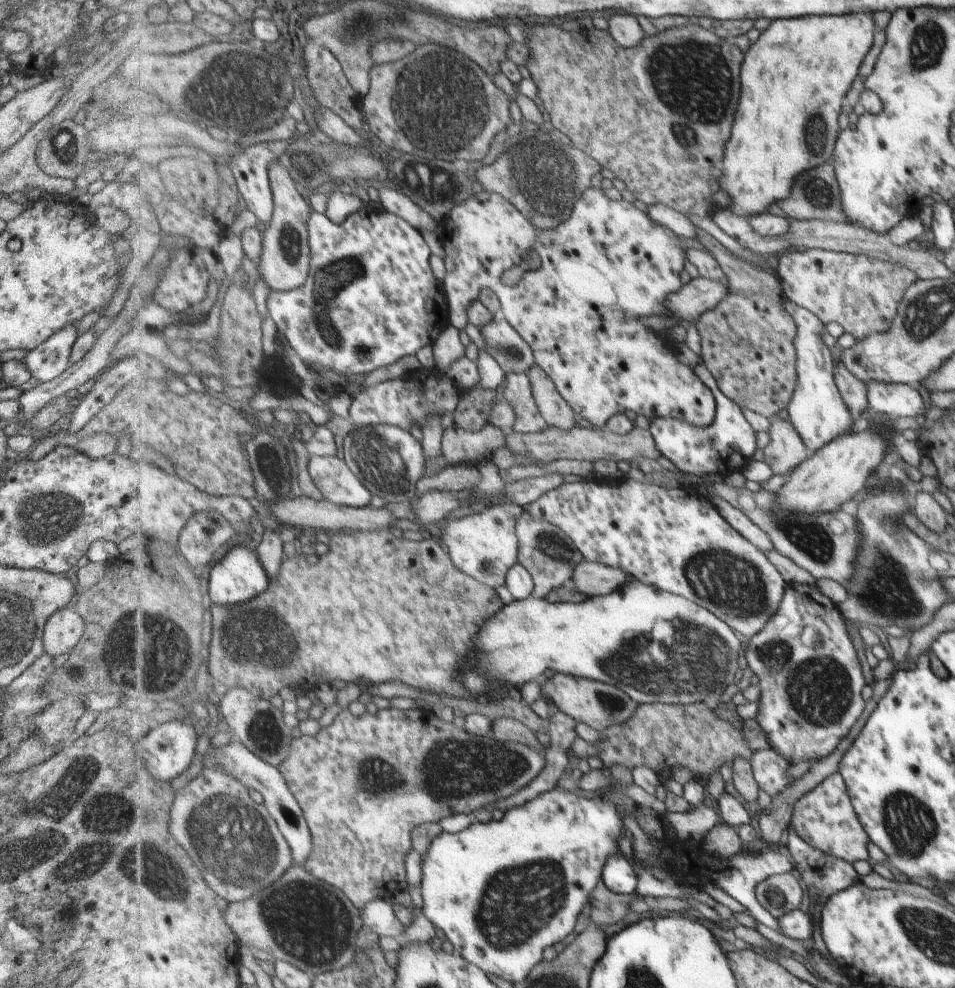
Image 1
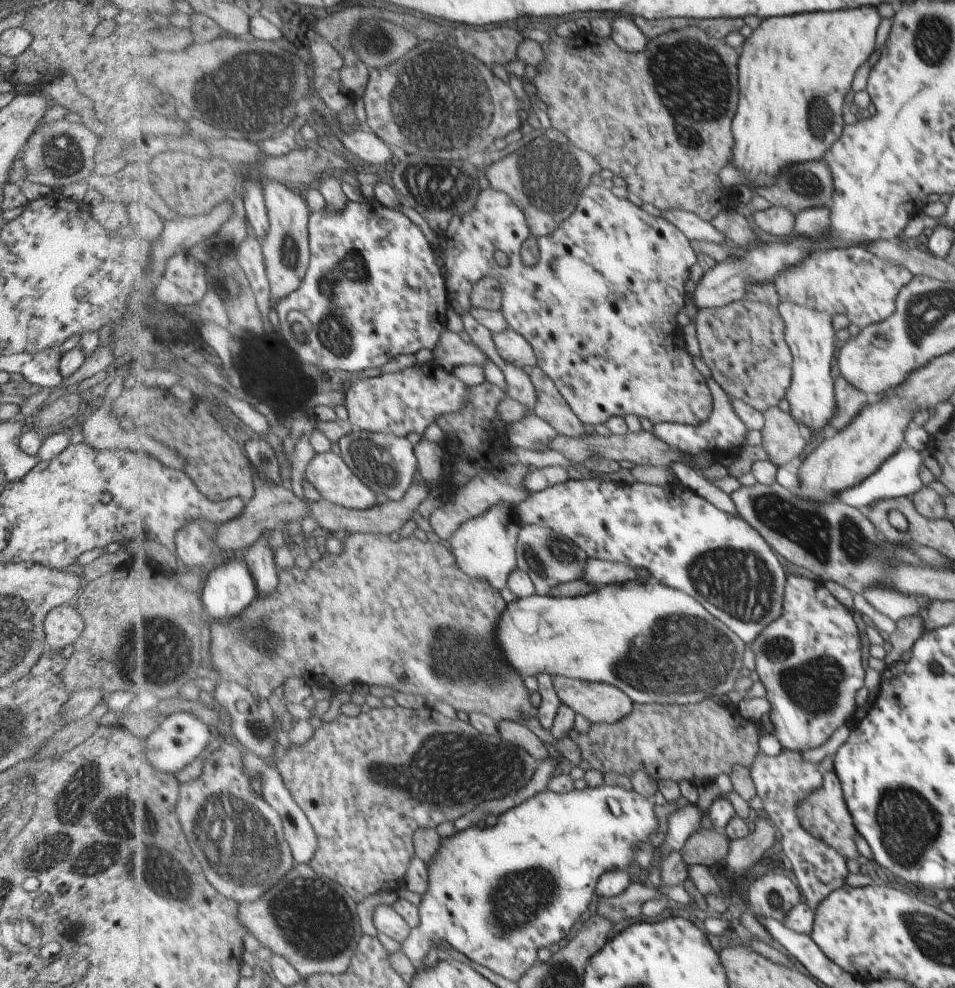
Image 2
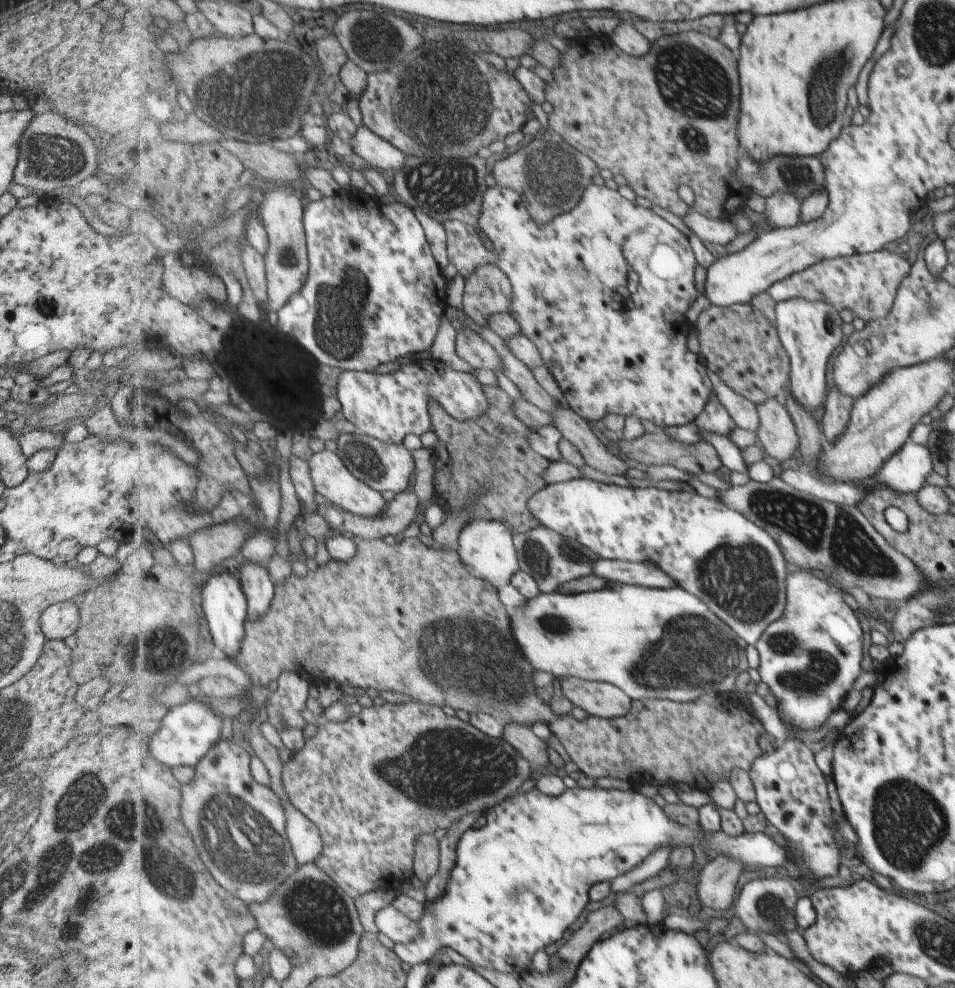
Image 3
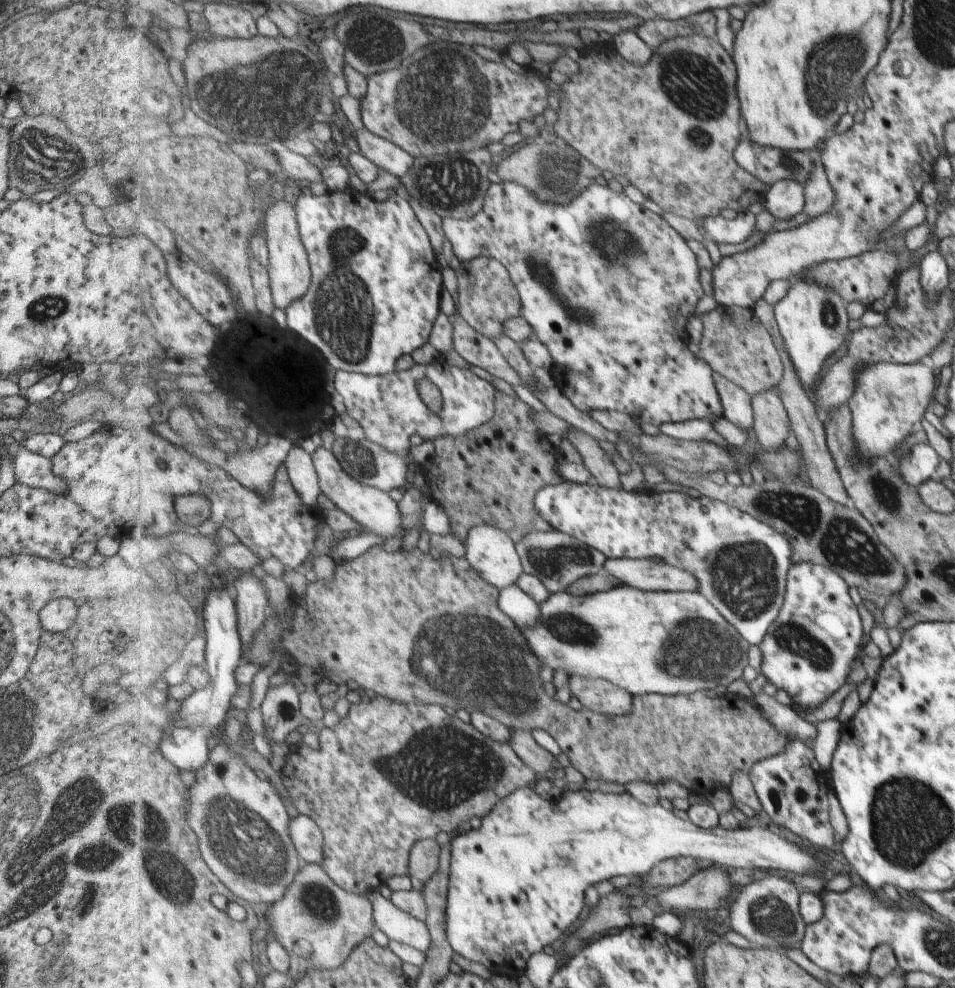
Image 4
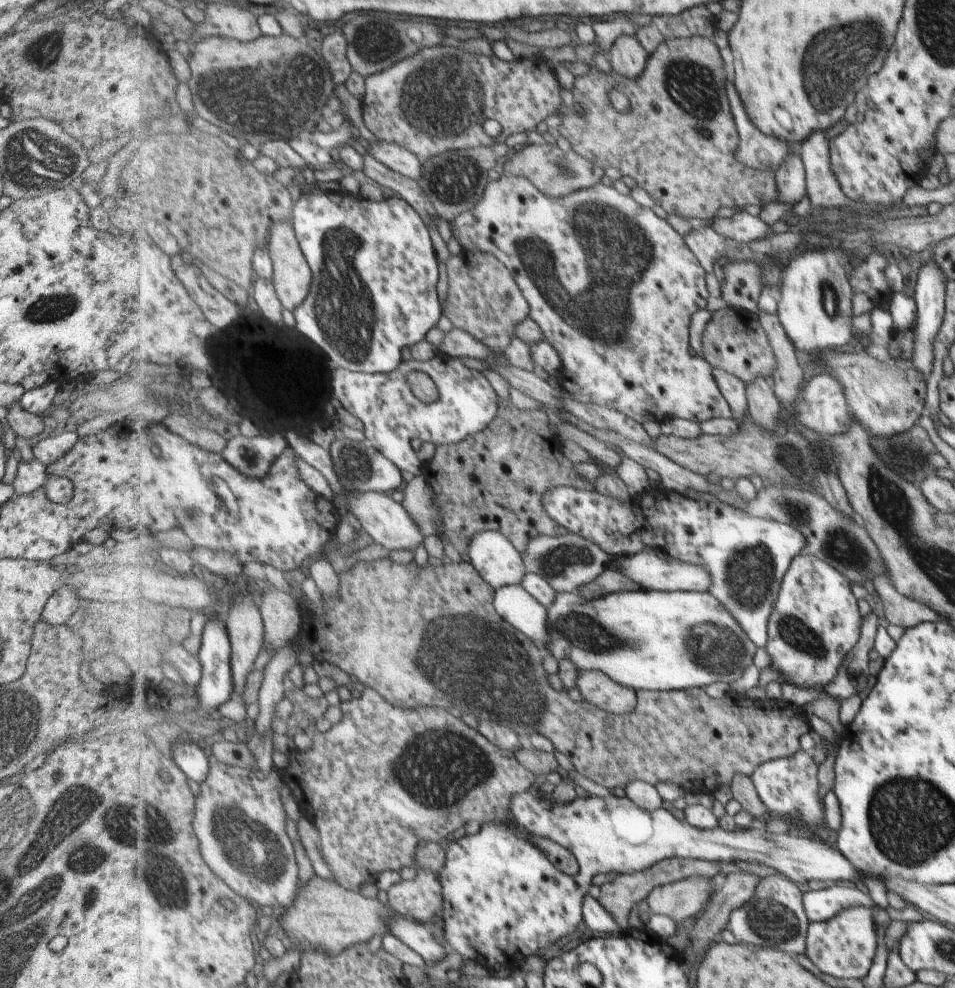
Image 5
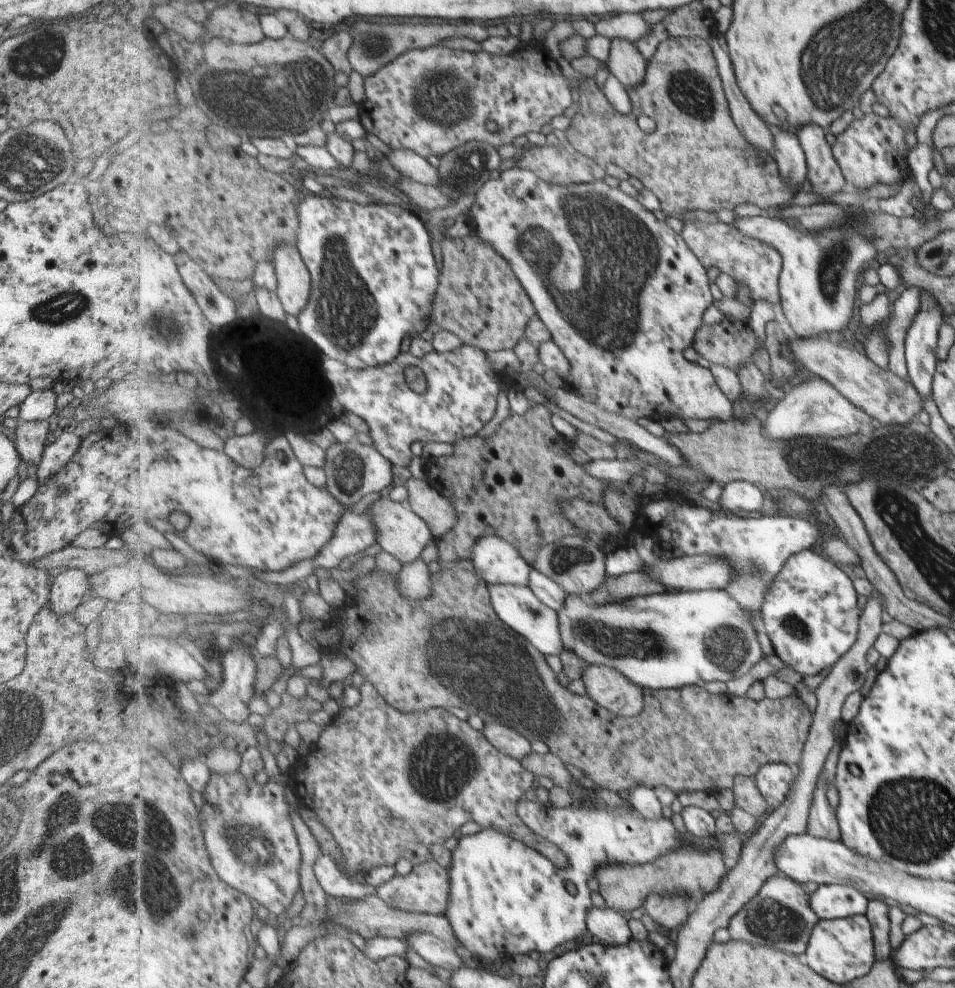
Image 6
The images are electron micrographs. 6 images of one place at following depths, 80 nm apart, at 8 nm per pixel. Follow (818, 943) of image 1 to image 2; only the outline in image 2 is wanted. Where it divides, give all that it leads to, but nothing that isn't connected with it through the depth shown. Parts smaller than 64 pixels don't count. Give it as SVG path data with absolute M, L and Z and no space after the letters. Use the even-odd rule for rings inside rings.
M783 749L774 756L761 751L752 770L764 808L781 830L784 852L791 860L802 894L806 896L807 905L816 914L818 906L831 892L846 885L849 871L846 859L841 854L815 839L800 824L797 813L800 800L823 783L823 773L819 771L819 765L804 762L801 755L802 753L790 749Z

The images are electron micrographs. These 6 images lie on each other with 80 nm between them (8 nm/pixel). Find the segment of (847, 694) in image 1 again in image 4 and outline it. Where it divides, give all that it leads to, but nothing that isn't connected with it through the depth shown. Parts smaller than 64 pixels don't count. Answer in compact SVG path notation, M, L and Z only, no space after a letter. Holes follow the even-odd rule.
M793 565L787 589L787 602L760 645L763 661L757 666L768 683L789 693L793 698L790 706L796 704L804 710L816 710L852 674L862 638L862 622L854 601L848 596L847 583L824 565Z

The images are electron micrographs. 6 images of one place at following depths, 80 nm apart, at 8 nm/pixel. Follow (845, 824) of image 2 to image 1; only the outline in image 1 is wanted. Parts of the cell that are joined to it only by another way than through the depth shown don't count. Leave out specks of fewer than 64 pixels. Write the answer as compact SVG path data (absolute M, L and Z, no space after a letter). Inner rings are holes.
M840 773L827 777L811 792L802 796L796 803L791 826L800 833L802 840L810 846L830 856L853 863L856 860L871 861L868 855L868 836L863 823L859 821L846 780Z

